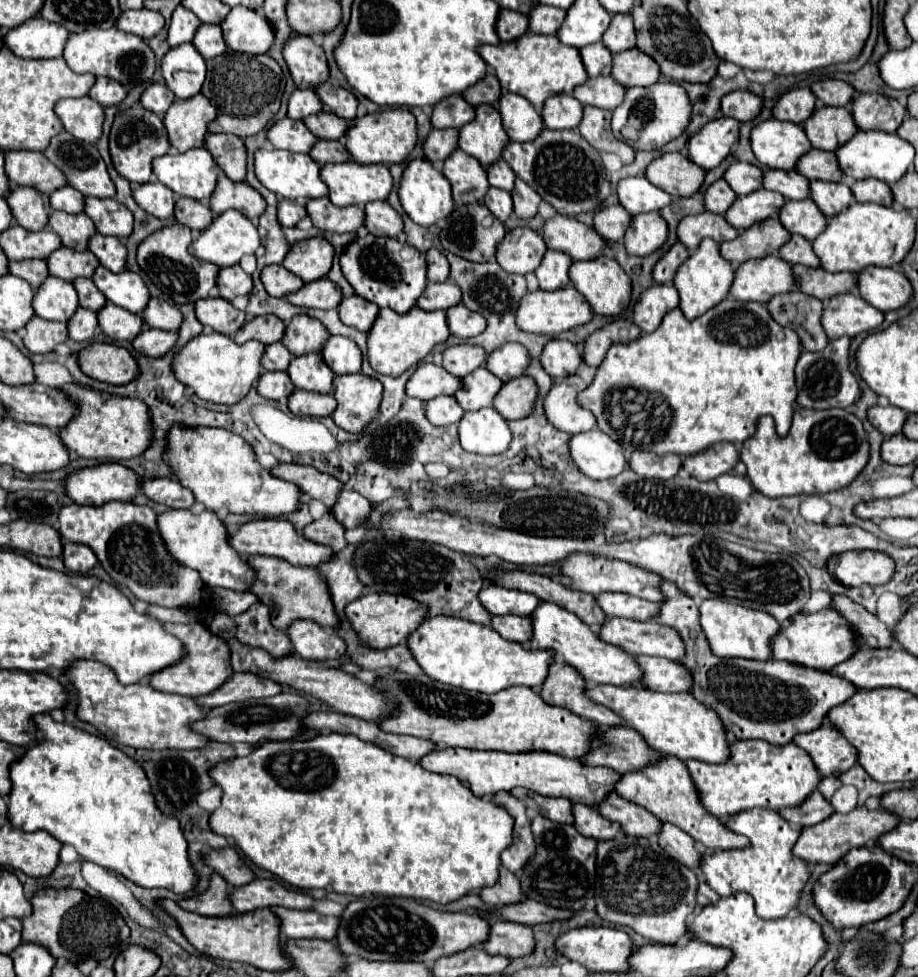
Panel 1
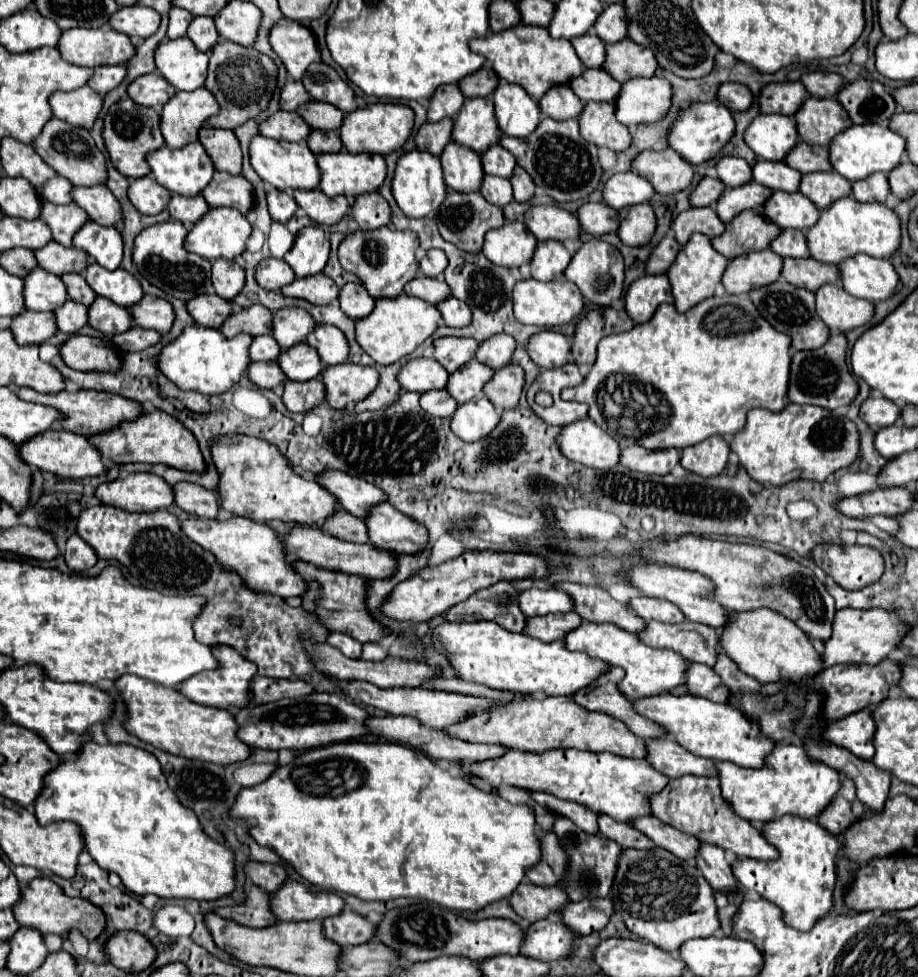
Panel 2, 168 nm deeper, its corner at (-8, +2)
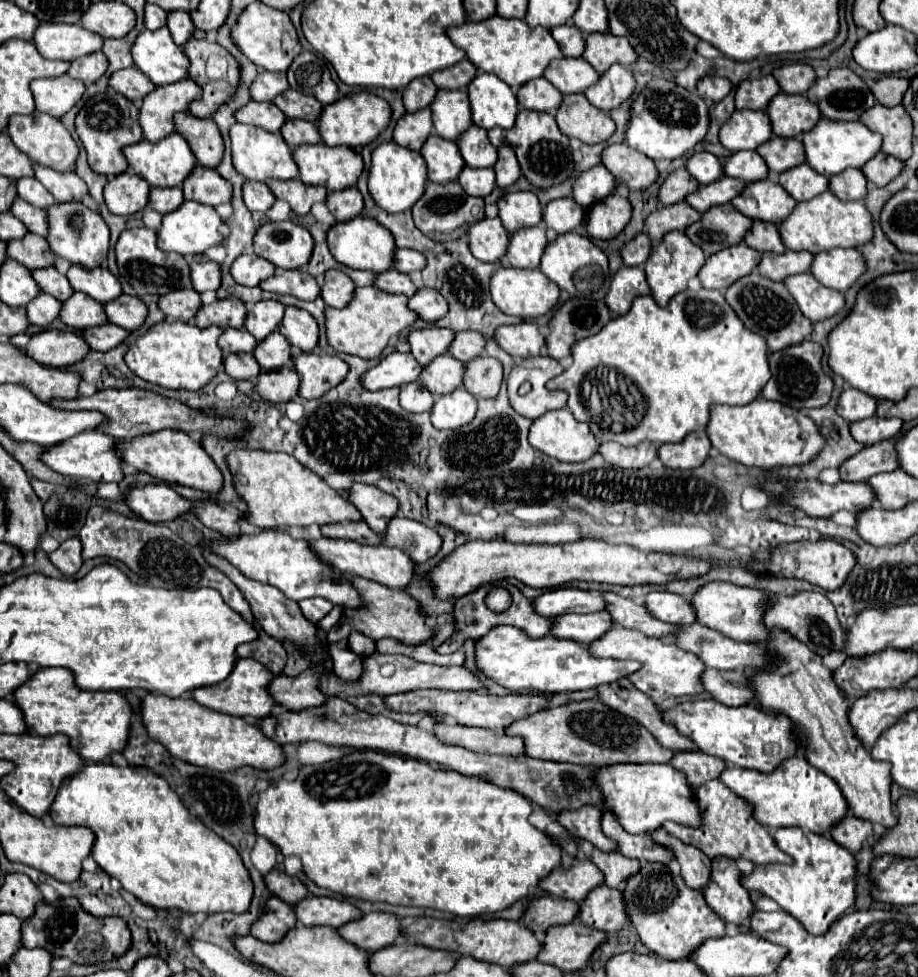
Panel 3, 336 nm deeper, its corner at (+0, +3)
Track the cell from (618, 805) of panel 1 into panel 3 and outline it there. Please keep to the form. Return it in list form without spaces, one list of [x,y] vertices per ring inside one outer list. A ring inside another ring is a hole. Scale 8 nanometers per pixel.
[[[658,829],[652,833],[652,839],[656,839],[660,845],[666,845],[674,851],[678,863],[680,863],[680,875],[686,883],[686,887],[704,891],[704,887],[710,881],[710,859],[696,847],[680,843],[678,839],[670,837],[666,831]]]

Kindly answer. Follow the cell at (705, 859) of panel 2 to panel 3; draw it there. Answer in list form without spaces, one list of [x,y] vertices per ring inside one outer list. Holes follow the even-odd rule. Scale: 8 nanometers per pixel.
[[[720,857],[712,861],[712,879],[704,889],[706,901],[712,909],[726,921],[736,927],[744,925],[750,915],[756,911],[750,891],[742,885],[742,871],[736,861]]]

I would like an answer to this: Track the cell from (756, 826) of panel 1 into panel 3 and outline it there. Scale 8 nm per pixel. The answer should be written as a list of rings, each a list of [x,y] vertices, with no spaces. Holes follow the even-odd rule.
[[[788,827],[788,831],[778,829],[774,833],[774,841],[778,843],[778,847],[784,853],[794,857],[794,863],[792,865],[776,863],[776,865],[756,867],[754,873],[750,873],[742,879],[744,887],[772,897],[784,911],[788,911],[792,917],[796,917],[806,927],[808,933],[824,935],[828,931],[828,927],[834,921],[838,921],[856,903],[856,859],[854,859],[854,855],[824,835],[808,835],[804,831],[796,831],[796,827]]]

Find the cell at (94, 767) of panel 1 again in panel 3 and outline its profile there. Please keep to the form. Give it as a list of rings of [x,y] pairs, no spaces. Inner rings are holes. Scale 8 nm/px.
[[[86,763],[82,767],[82,771],[78,775],[74,775],[72,779],[66,779],[64,785],[60,787],[58,795],[56,795],[56,801],[50,809],[50,819],[56,823],[56,825],[82,825],[82,827],[90,827],[94,833],[96,833],[96,843],[94,843],[94,849],[92,849],[92,857],[96,859],[96,863],[112,877],[116,877],[122,887],[136,895],[140,901],[144,901],[146,905],[152,905],[156,909],[180,909],[182,913],[226,913],[226,911],[232,911],[232,913],[244,913],[250,903],[252,903],[252,895],[254,895],[254,883],[250,879],[250,873],[246,871],[244,863],[242,863],[242,857],[238,855],[238,851],[226,843],[222,837],[218,837],[212,829],[208,831],[208,827],[204,827],[204,823],[200,823],[200,819],[192,817],[190,811],[180,803],[180,797],[168,787],[168,783],[154,775],[150,769],[146,767],[118,767],[118,765],[104,765],[104,763]]]

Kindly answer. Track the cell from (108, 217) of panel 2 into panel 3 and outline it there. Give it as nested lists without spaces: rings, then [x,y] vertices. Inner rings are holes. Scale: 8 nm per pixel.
[[[32,163],[34,177],[50,191],[50,195],[58,201],[72,201],[72,199],[82,199],[88,193],[86,183],[76,175],[68,171],[56,171],[52,167],[44,167],[38,163]]]

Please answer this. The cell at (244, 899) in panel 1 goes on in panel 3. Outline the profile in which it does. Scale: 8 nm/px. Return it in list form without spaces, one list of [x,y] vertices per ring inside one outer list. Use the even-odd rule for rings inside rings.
[[[314,897],[302,899],[296,907],[298,921],[304,927],[332,927],[338,929],[350,921],[362,917],[362,911],[348,901],[340,901],[334,897]]]

